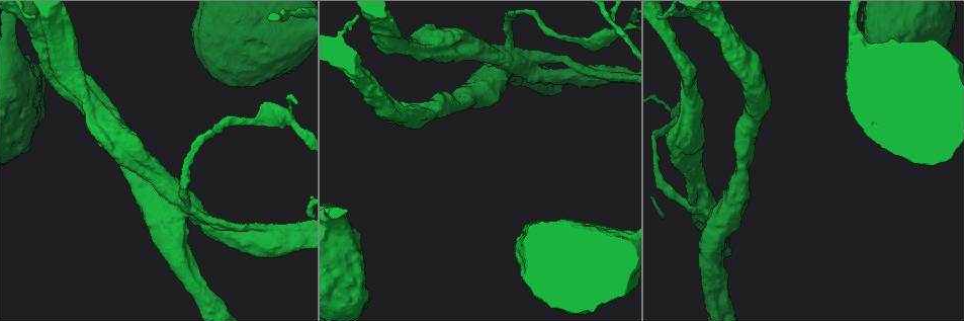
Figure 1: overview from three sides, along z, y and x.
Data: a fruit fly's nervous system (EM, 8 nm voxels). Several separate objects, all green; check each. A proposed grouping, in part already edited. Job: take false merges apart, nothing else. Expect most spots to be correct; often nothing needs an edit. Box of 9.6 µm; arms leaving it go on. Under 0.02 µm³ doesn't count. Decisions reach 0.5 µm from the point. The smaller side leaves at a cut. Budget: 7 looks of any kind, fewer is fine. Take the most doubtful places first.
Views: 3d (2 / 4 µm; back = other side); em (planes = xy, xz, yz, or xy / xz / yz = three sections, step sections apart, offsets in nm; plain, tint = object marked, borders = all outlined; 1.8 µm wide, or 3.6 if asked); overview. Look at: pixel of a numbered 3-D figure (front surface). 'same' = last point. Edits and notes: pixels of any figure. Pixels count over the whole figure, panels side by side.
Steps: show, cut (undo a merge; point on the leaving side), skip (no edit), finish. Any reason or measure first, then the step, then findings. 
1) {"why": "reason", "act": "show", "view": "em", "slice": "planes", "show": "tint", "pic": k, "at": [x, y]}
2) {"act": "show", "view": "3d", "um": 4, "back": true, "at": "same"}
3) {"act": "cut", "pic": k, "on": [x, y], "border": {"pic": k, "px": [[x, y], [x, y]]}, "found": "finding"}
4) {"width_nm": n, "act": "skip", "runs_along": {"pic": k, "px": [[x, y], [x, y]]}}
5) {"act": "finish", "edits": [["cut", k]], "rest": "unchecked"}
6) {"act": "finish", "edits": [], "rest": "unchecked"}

{"why": "sudden change in width", "act": "show", "view": "em", "um": 3.6, "slice": "planes", "show": "tint", "pic": 1, "at": [191, 207]}

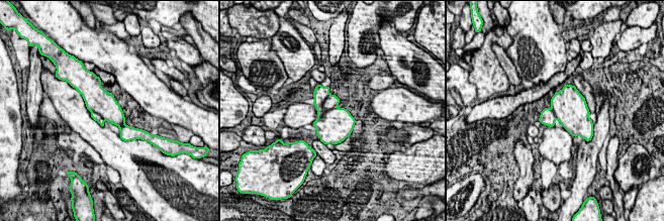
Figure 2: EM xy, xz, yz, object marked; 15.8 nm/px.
{"act": "cut", "pic": 2, "on": [334, 116], "border": {"pic": 2, "px": [[329, 94], [318, 117]]}, "found": "a second cell is stuck on"}

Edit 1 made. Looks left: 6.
{"why": "see it whole again", "act": "show", "view": "overview"}

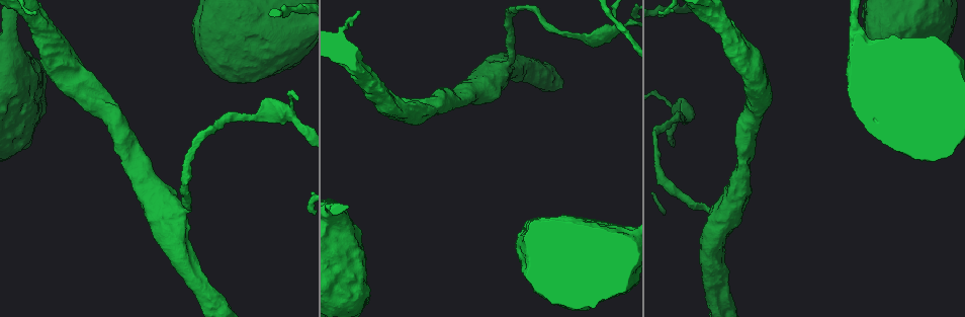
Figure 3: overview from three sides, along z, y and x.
{"why": "closes a loop", "act": "show", "view": "em", "um": 3.6, "slice": "planes", "show": "plain", "pic": 3, "at": [212, 43]}

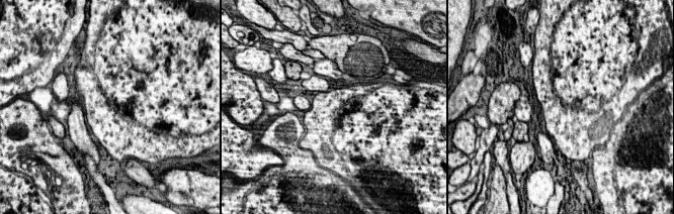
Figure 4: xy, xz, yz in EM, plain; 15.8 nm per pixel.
{"why": "with the object marked", "act": "show", "view": "em", "um": 3.6, "slice": "planes", "show": "tint", "at": "same"}

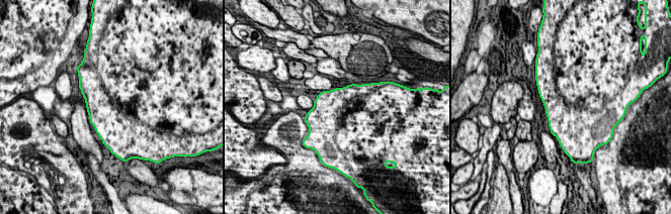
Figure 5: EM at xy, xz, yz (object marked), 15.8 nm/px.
{"act": "skip", "found": "continuous, no second cell"}

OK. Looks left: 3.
{"act": "finish", "edits": [["cut", 2]], "rest": "unchecked"}

